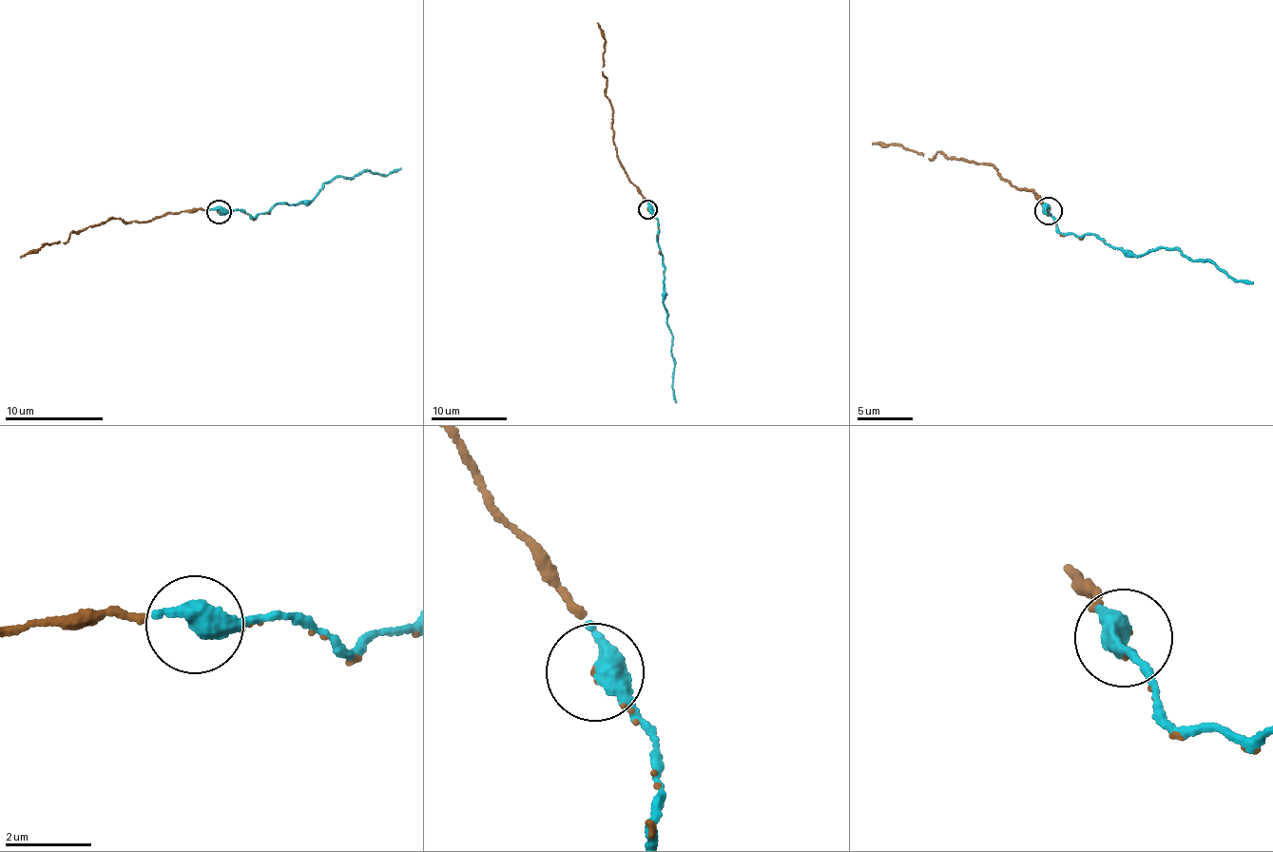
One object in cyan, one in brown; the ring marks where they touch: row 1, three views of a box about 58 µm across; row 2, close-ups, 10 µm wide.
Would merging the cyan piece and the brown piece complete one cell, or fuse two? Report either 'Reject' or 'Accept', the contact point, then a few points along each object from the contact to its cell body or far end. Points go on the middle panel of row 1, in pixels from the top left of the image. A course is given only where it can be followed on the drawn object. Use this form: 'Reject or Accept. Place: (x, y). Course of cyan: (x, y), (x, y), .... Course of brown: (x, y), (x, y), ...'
Accept. Place: (647, 209). Course of cyan: (647, 208), (658, 222), (665, 269), (663, 305), (670, 334), (672, 387), (676, 403). Course of brown: (647, 208), (621, 164), (614, 138), (612, 105), (606, 96), (607, 79), (602, 73), (605, 39), (597, 23)

